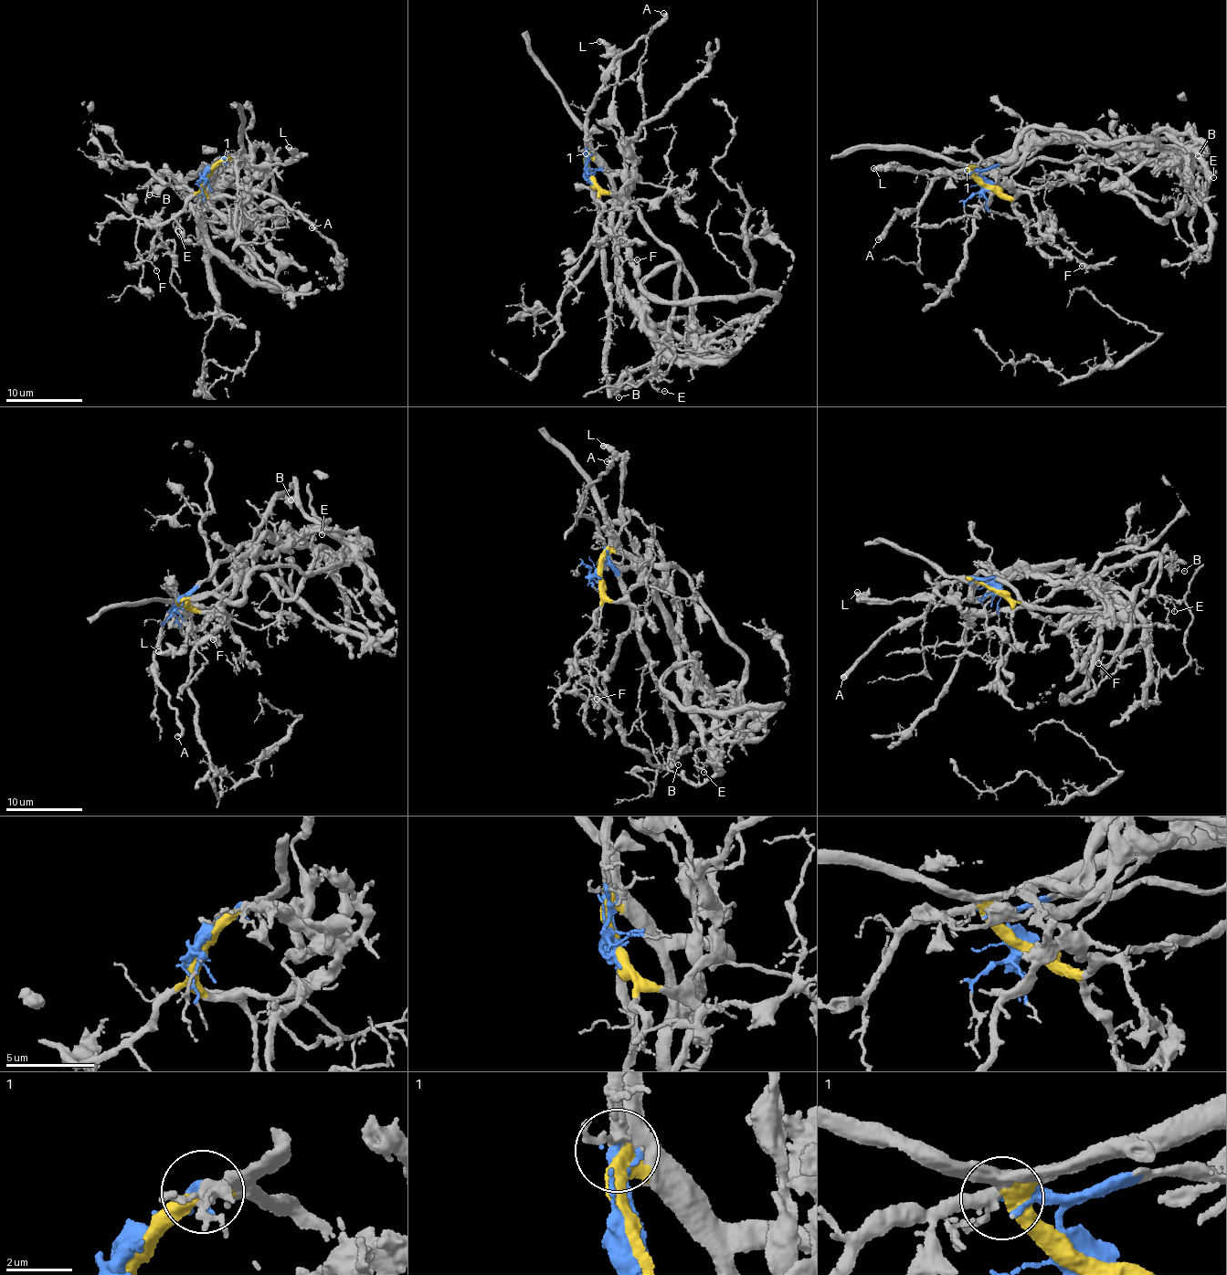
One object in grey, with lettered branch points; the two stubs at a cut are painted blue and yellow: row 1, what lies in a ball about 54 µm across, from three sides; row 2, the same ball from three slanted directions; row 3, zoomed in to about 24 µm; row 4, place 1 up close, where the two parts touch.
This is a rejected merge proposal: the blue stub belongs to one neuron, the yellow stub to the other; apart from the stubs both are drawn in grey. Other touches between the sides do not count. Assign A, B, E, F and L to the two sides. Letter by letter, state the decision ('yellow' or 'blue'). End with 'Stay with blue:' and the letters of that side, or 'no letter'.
A: blue
B: blue
E: yellow
F: yellow
L: yellow
Stay with blue: A, B

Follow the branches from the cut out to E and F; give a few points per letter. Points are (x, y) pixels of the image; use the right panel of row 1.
E: (985, 184), (976, 181), (973, 167), (1063, 134), (1136, 148), (1178, 167), (1193, 159), (1213, 177)
F: (985, 184), (1013, 202), (1032, 241), (1053, 257), (1072, 257), (1082, 267)

